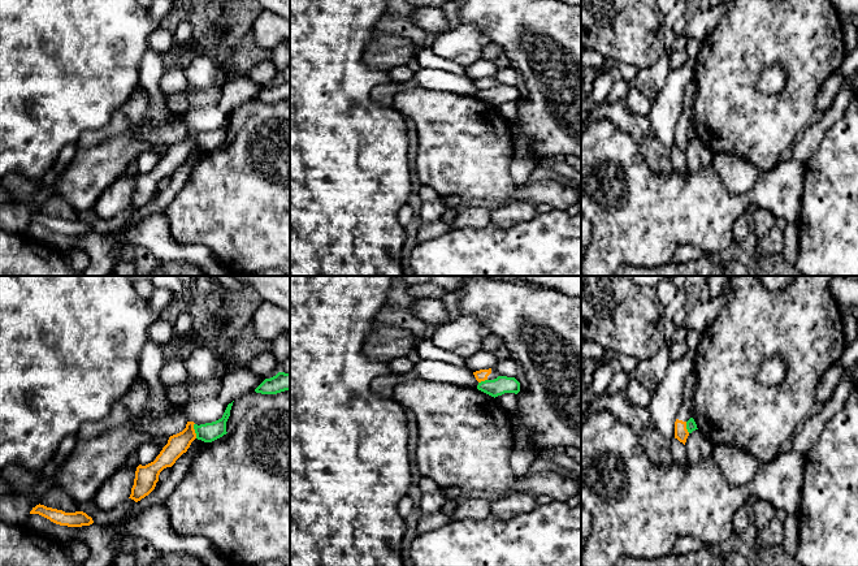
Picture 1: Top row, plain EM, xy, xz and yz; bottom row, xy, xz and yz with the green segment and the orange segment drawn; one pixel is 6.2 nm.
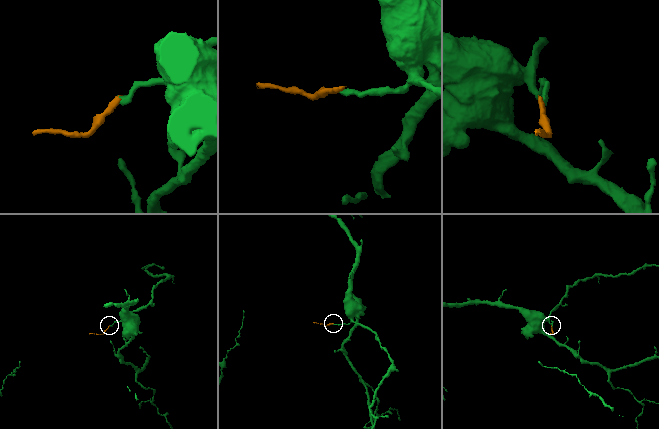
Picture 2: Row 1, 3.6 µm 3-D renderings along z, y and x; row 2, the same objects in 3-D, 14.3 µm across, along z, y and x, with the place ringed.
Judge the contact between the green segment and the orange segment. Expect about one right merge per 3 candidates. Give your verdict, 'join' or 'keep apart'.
keep apart

